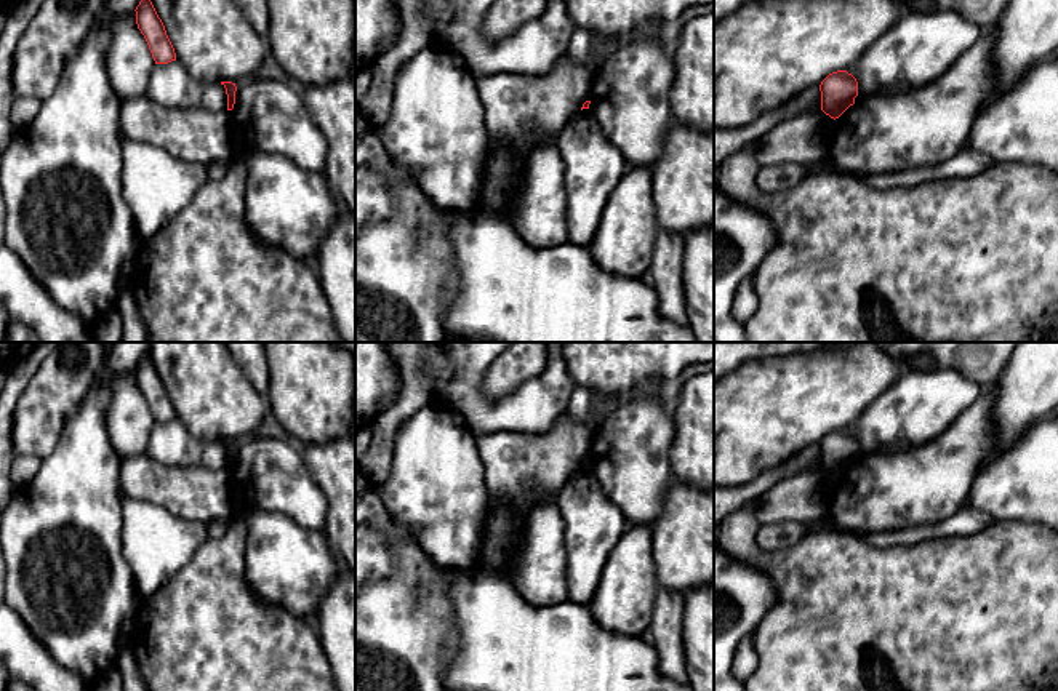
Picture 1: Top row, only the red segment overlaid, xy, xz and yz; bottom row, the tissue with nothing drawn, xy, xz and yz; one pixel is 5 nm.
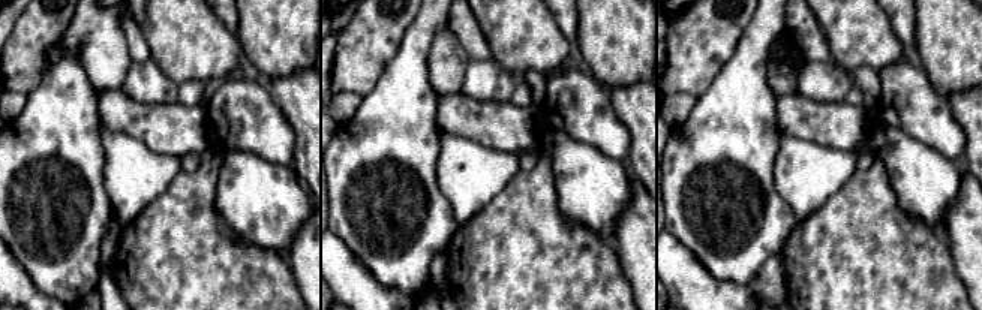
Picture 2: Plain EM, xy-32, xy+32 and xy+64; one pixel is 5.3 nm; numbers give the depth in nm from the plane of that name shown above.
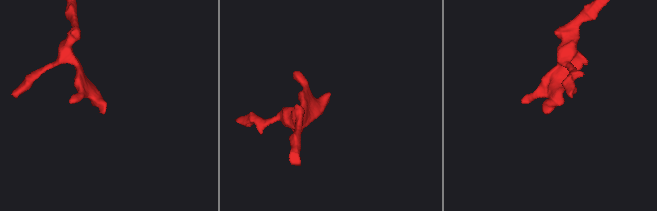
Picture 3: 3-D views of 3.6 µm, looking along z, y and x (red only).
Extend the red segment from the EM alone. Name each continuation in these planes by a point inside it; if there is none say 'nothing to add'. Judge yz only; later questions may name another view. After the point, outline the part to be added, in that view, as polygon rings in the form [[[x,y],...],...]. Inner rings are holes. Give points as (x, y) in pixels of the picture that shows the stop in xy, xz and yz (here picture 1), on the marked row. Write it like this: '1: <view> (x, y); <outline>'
nothing to add

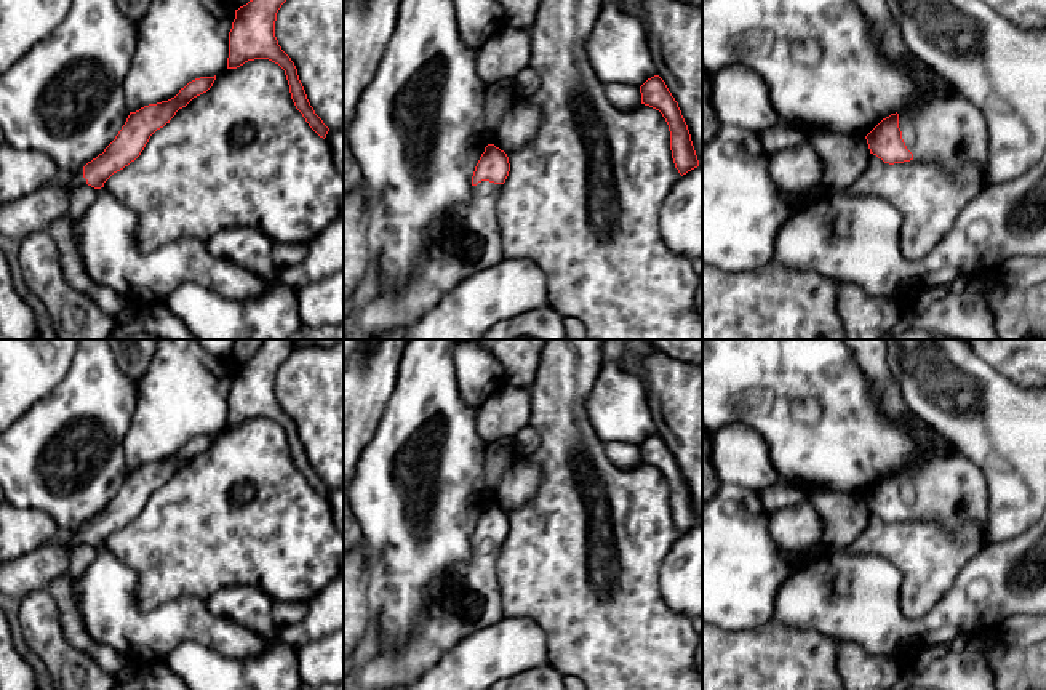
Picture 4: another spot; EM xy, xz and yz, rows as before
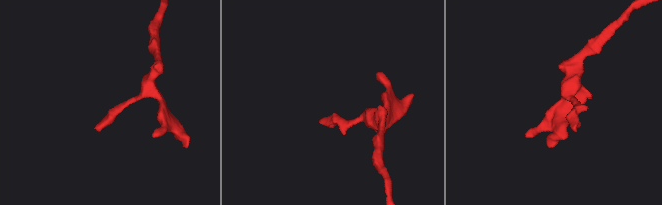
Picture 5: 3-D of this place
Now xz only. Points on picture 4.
1: xz (466, 240); [[[502,184],[472,186],[473,199],[456,207],[429,234],[425,264],[400,290],[381,288],[360,304],[349,330],[353,339],[377,339],[424,317],[461,280],[504,261],[497,223]]]

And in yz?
1: yz (952, 132); [[[955,94],[923,109],[900,110],[899,128],[915,162],[934,162],[945,171],[966,165],[985,171],[988,125],[966,98]]]

